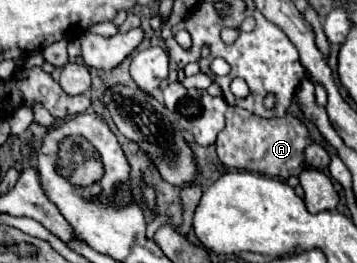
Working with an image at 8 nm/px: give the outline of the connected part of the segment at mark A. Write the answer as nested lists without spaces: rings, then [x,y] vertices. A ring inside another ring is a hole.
[[[229,106],[225,112],[225,128],[217,136],[217,154],[219,160],[227,168],[241,168],[257,174],[265,174],[271,178],[283,178],[299,176],[305,168],[305,156],[303,150],[313,144],[307,126],[295,116],[285,114],[281,118],[261,118],[255,116],[239,106]]]

